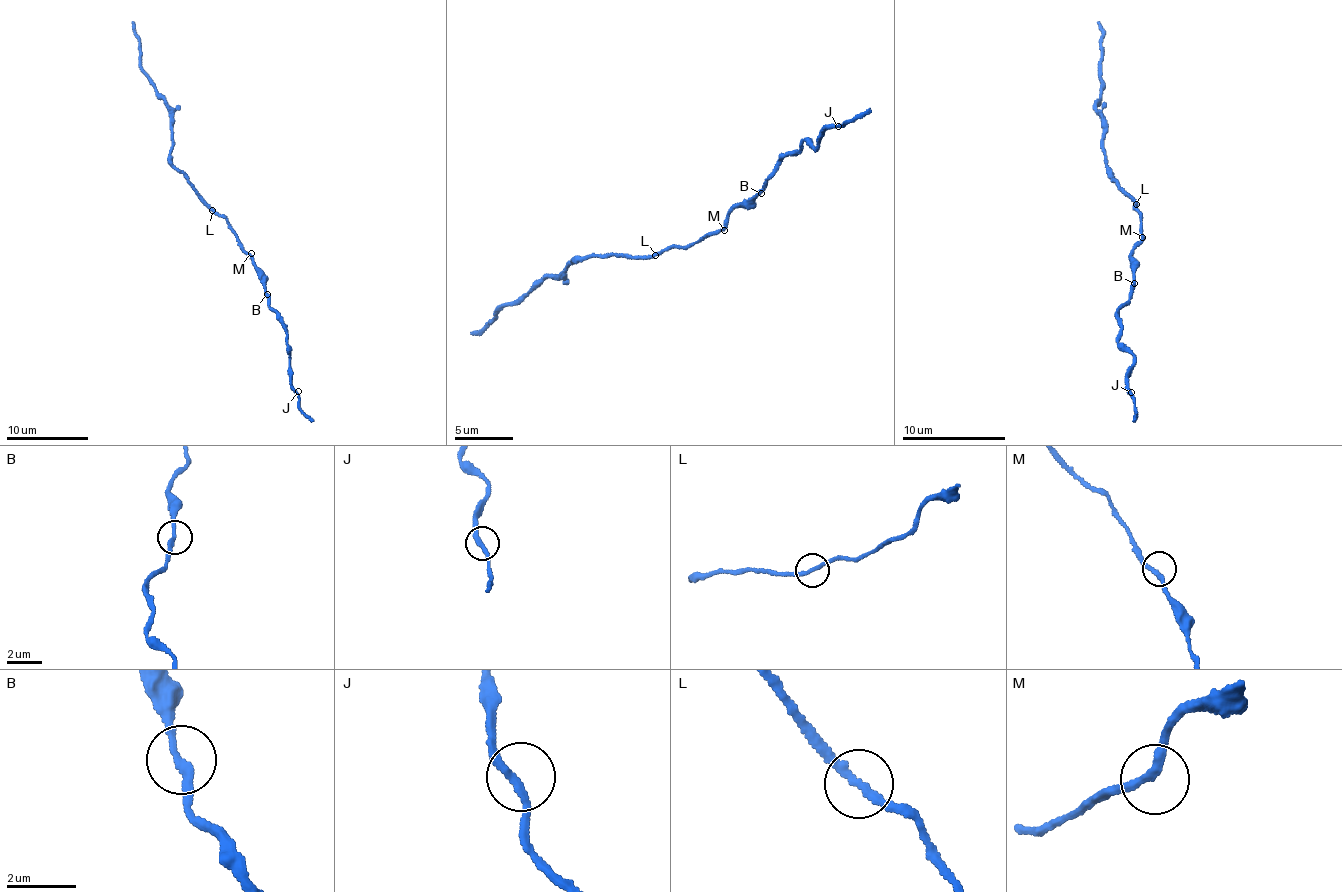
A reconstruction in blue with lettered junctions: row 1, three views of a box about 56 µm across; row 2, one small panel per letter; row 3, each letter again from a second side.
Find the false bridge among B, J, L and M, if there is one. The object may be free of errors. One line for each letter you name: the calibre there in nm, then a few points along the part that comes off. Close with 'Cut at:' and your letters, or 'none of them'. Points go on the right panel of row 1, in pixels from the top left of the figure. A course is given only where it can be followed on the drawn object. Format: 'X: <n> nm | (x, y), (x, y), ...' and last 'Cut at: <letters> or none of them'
Cut at: none of them

